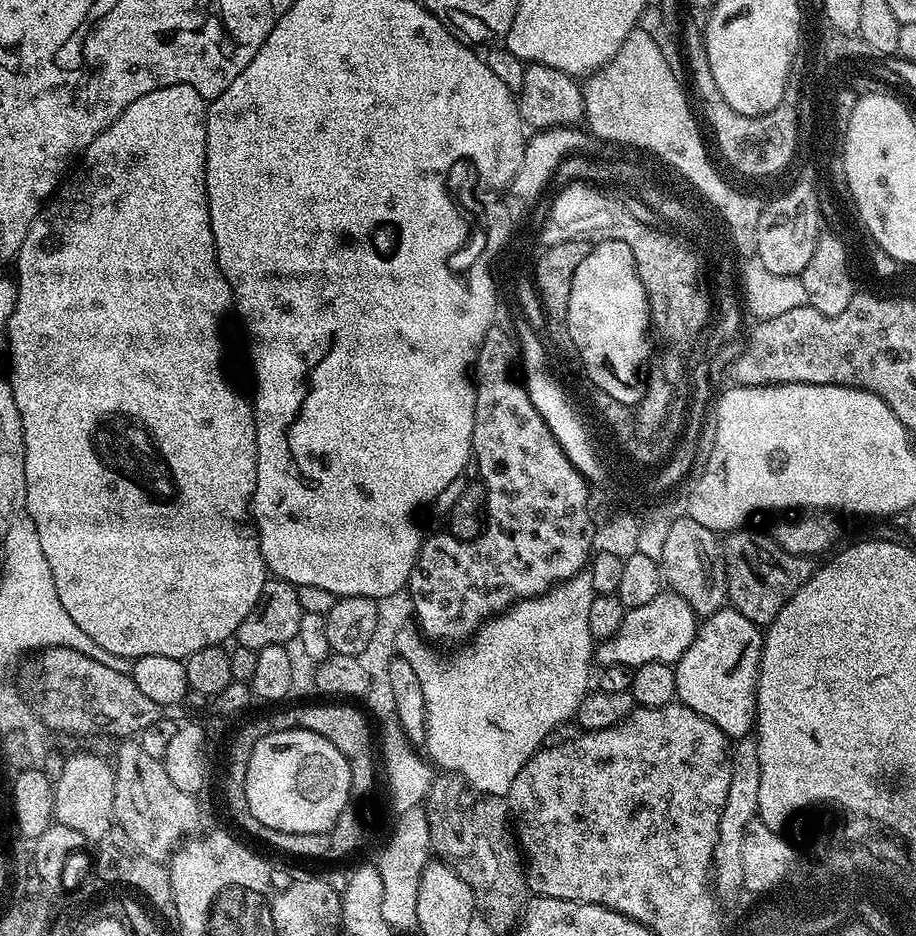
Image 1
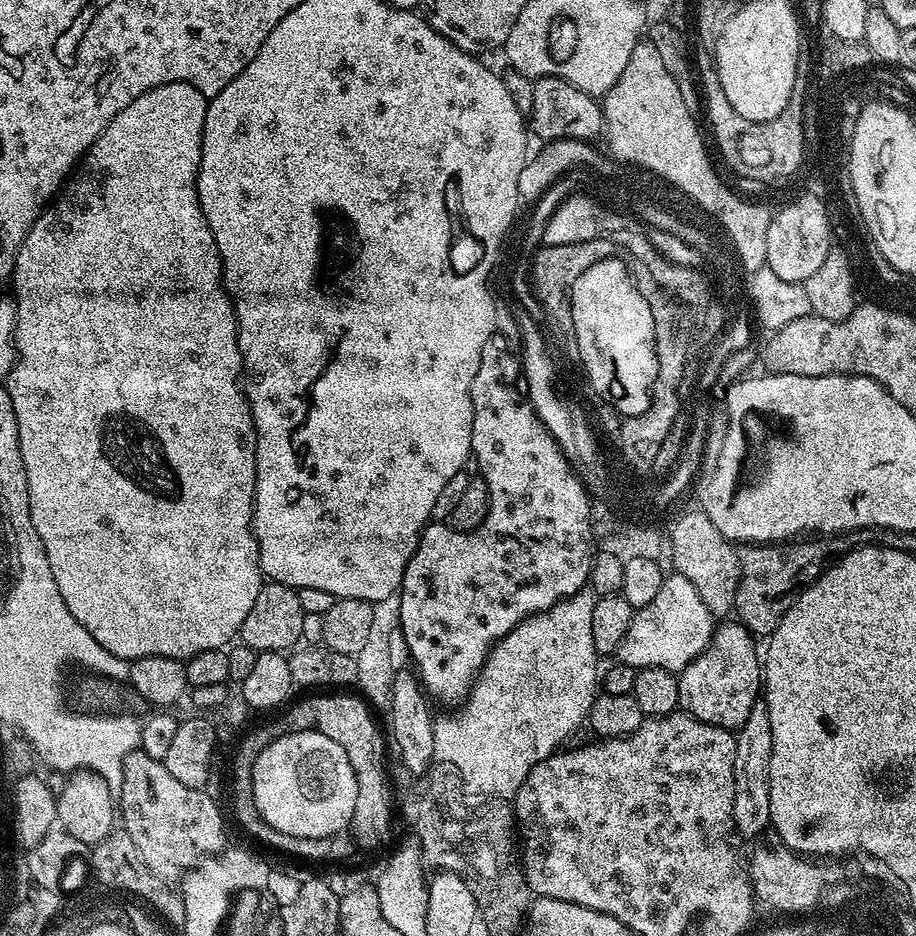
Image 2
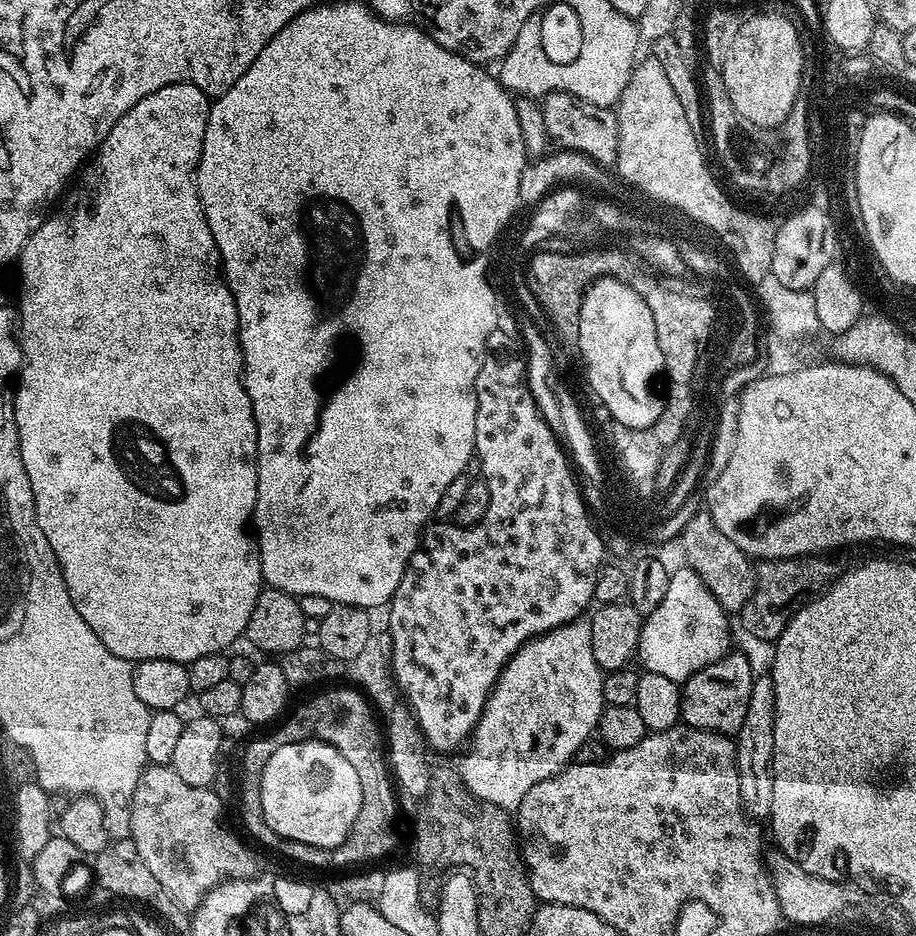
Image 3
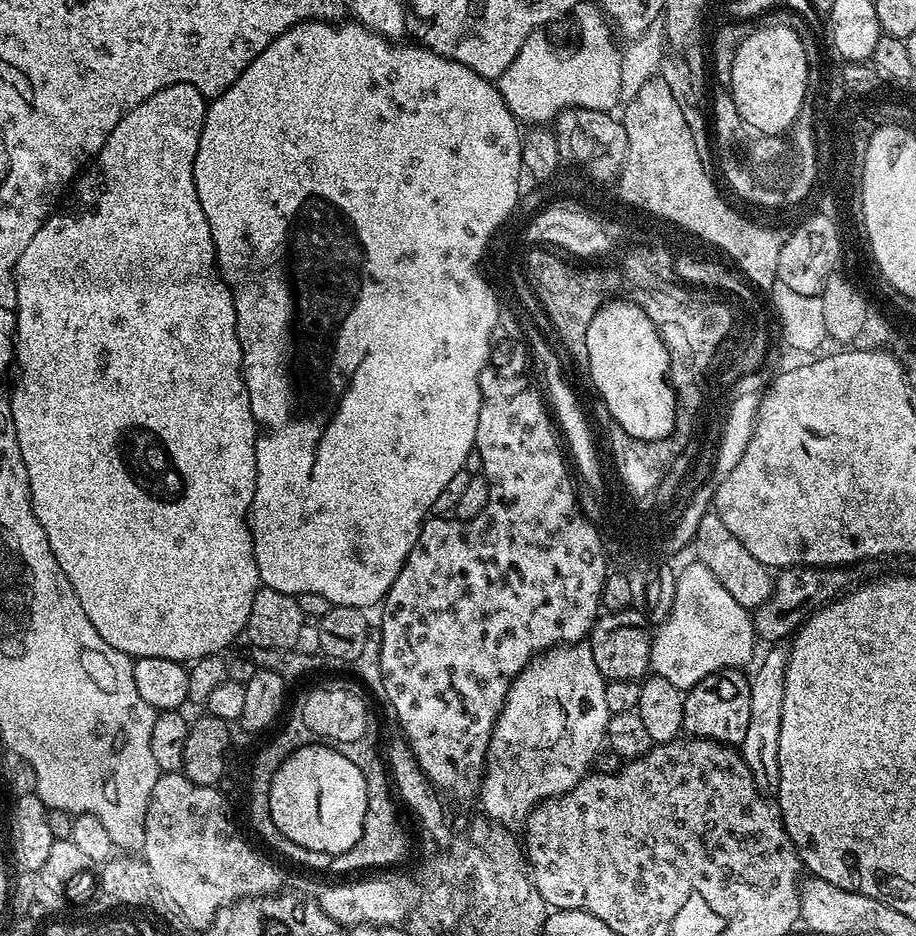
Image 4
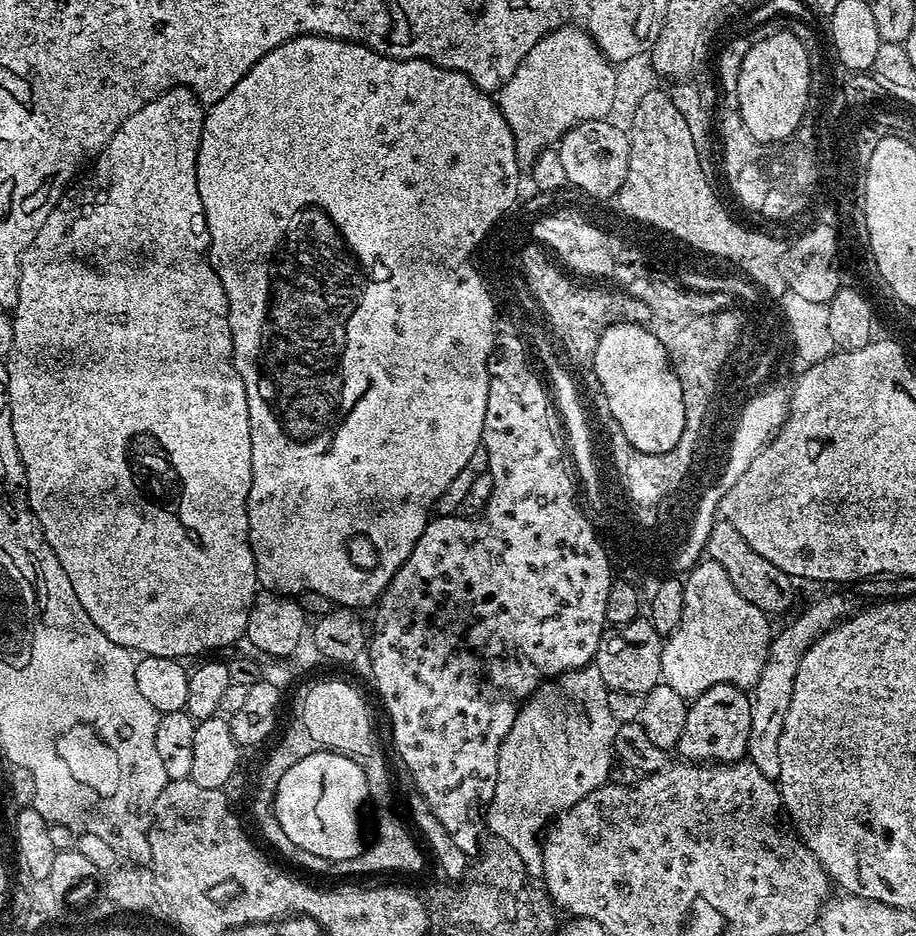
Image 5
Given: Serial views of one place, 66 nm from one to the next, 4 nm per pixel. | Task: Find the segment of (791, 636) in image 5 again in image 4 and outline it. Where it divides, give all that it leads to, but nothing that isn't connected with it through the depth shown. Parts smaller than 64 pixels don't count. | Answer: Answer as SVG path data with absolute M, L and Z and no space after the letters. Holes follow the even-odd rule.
M772 646L750 672L750 722L746 726L746 738L738 746L746 766L761 793L775 793L778 786L778 733L782 731L782 694L786 682L788 648Z

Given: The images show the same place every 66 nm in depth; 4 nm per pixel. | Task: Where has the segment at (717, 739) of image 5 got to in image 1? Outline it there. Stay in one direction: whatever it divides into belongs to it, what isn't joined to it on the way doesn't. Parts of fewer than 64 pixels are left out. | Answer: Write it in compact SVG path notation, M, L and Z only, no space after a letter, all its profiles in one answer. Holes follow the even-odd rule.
M725 606L719 608L713 616L703 617L703 619L699 621L694 642L690 642L690 646L684 651L682 658L676 661L674 665L676 669L676 700L690 710L702 714L702 718L714 722L714 726L718 726L718 730L722 730L725 736L729 738L739 738L749 735L756 726L756 683L760 677L760 655L763 649L764 637L761 629L754 622L750 622L750 618L746 618L737 608Z

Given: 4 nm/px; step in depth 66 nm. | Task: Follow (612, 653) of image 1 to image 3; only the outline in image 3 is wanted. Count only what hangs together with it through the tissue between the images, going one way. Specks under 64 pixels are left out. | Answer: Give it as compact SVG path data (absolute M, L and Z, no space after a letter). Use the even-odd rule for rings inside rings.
M681 566L677 572L675 569L669 575L666 595L662 597L662 602L658 606L654 606L654 610L643 617L635 659L638 664L640 660L639 667L645 672L662 674L677 682L688 680L698 670L702 670L728 655L730 651L728 643L732 640L728 620L730 620L729 613L724 611L718 598L714 598L714 594L710 594L706 582L702 582L702 578L698 578L698 574L692 568Z

